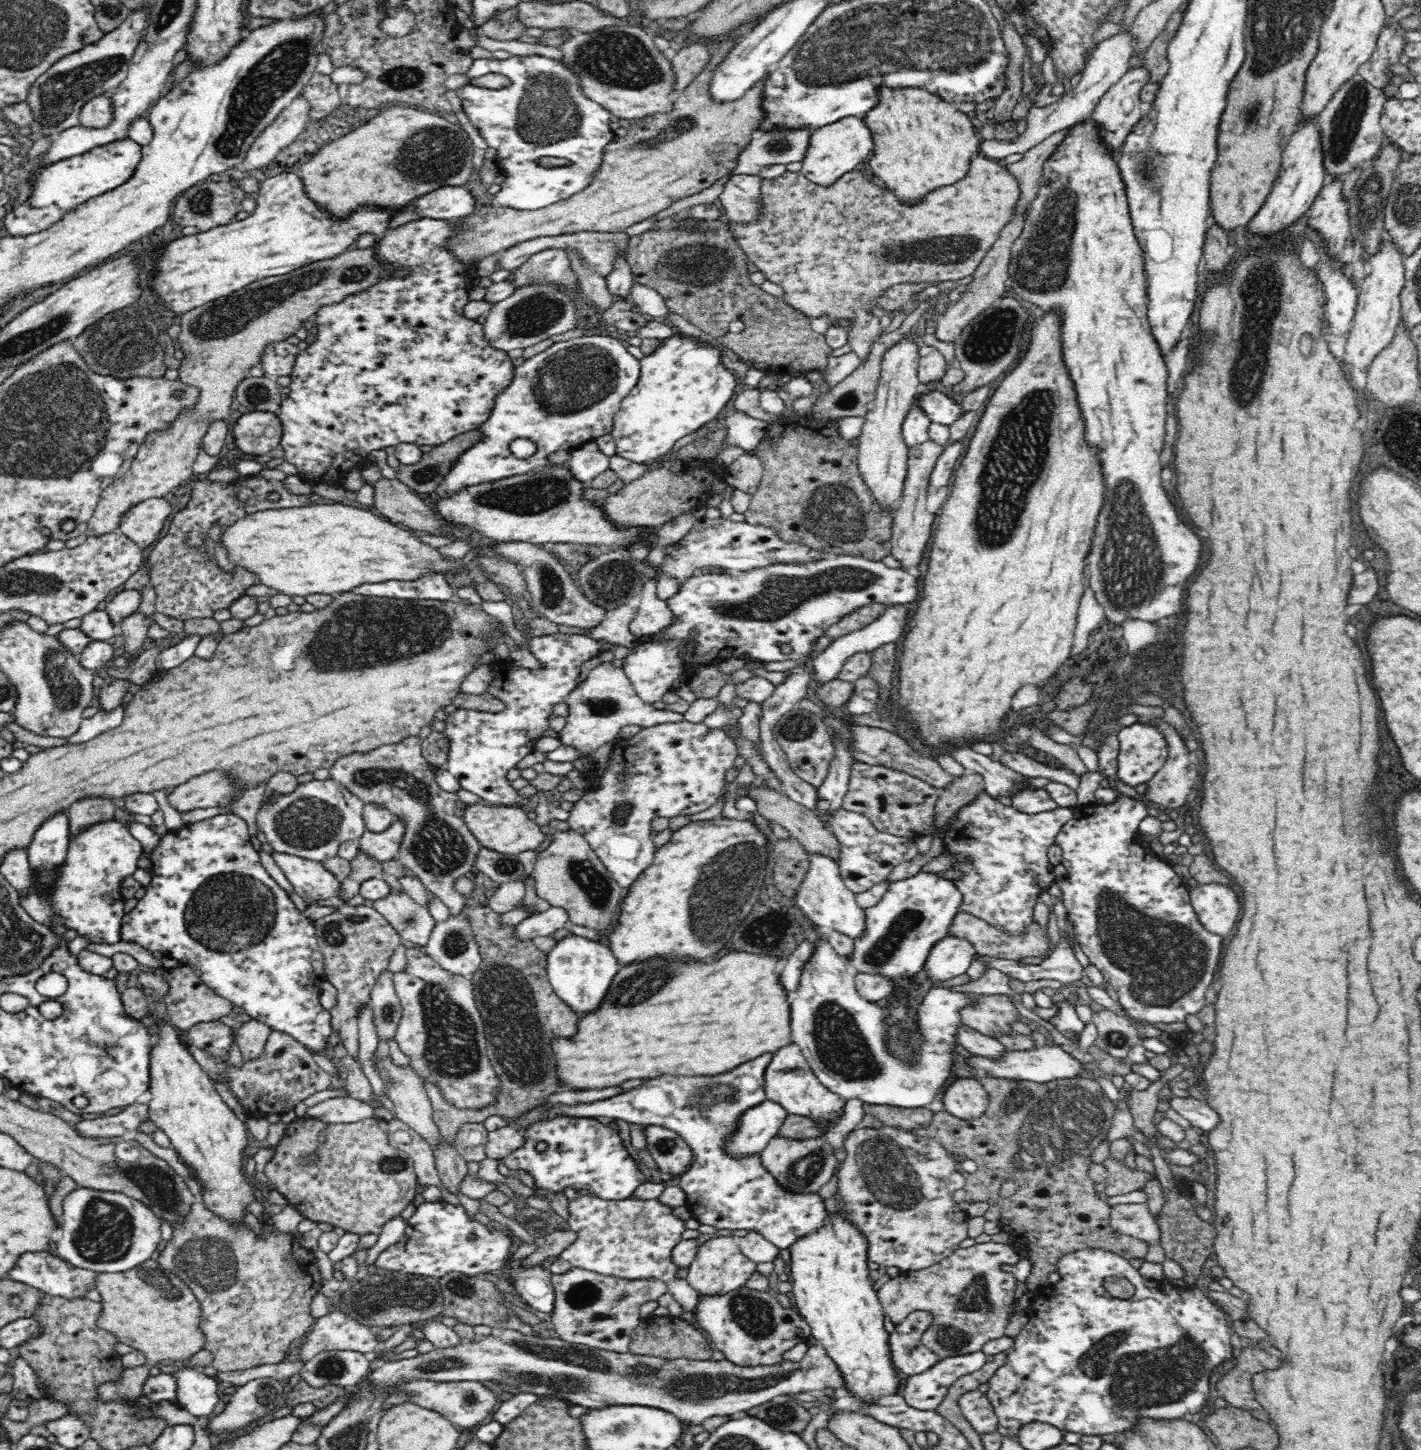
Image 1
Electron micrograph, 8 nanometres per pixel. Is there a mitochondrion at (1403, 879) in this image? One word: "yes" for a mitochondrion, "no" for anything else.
no

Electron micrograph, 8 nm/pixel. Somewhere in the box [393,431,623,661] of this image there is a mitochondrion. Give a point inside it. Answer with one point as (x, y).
(538, 494)

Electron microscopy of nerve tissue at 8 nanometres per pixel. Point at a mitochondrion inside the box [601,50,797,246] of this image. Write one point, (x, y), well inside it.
(678, 127)

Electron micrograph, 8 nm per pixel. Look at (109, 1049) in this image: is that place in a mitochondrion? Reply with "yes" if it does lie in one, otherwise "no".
yes

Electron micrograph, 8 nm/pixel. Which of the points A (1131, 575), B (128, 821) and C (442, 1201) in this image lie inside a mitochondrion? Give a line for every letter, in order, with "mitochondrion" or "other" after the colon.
A: mitochondrion
B: other
C: other

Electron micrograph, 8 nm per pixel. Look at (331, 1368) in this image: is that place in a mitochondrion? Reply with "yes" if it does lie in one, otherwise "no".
yes

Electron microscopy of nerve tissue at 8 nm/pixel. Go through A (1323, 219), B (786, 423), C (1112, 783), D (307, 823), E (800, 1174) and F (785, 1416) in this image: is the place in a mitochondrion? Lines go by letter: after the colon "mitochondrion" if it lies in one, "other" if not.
A: other
B: other
C: other
D: mitochondrion
E: mitochondrion
F: mitochondrion

